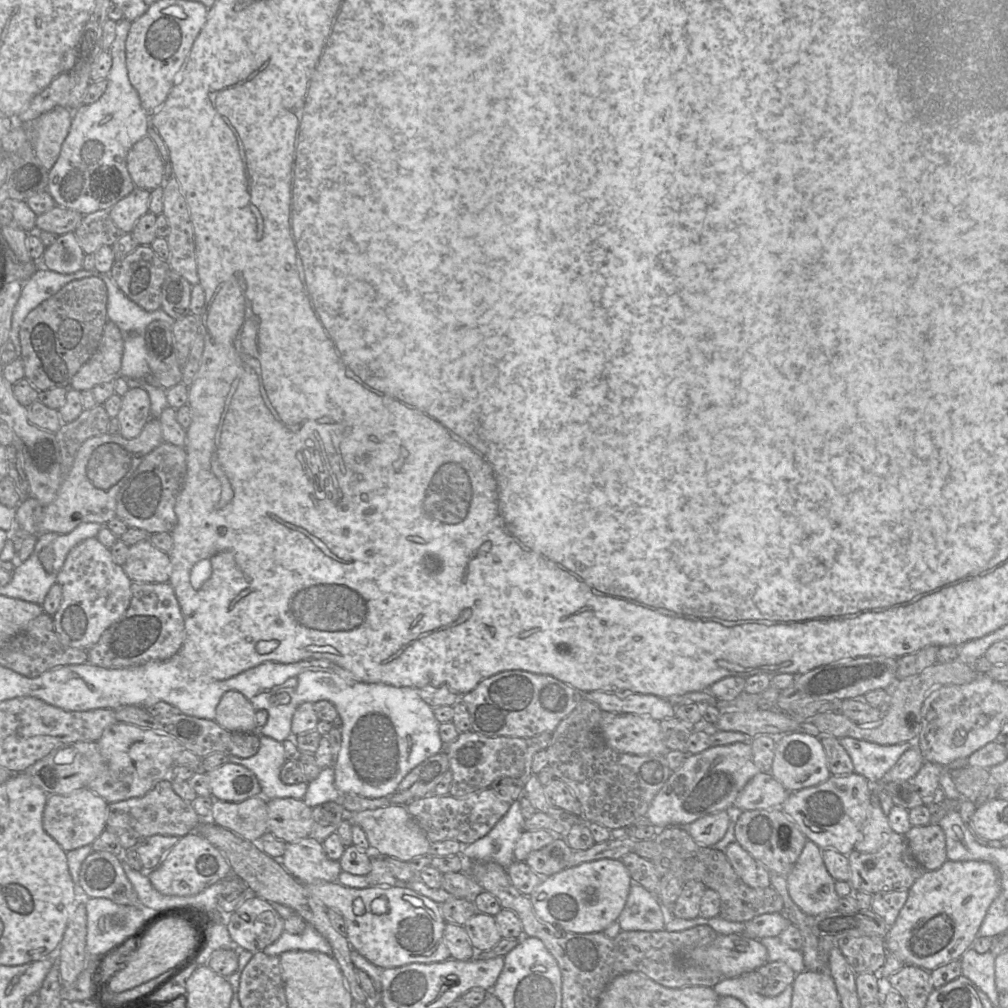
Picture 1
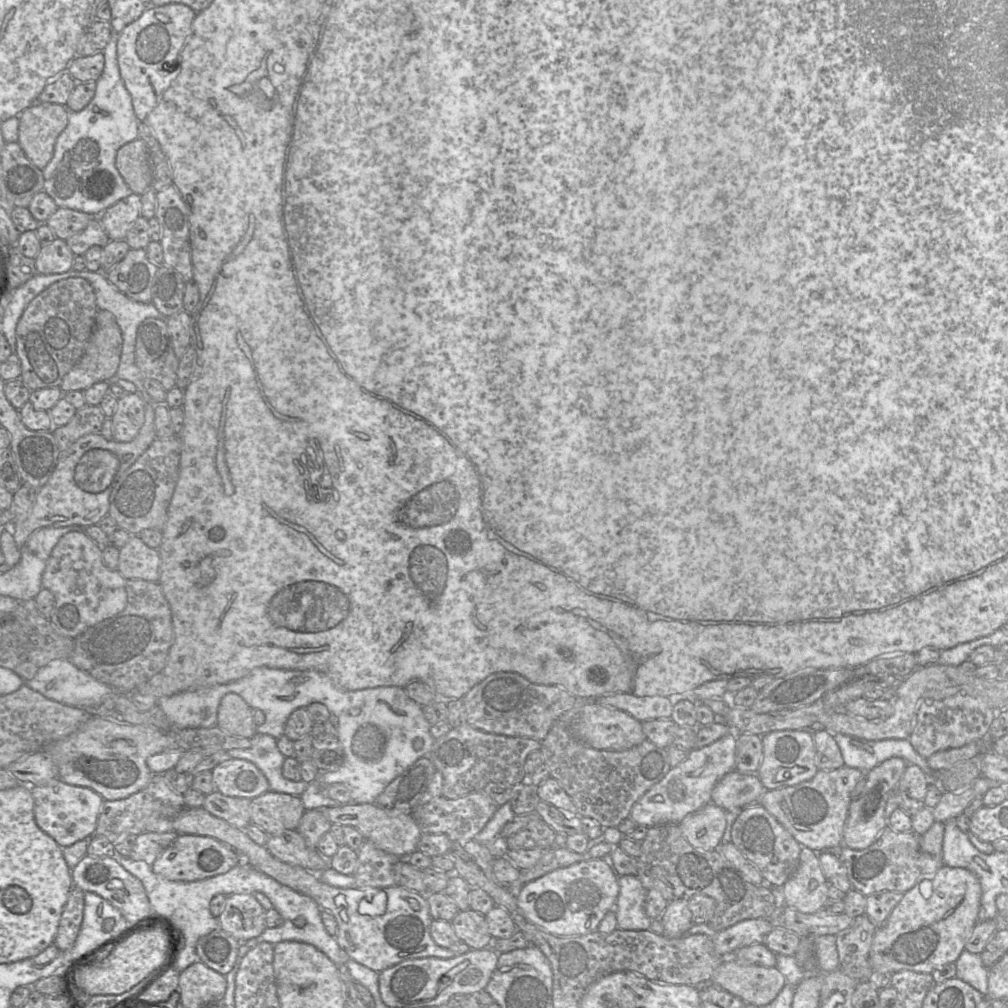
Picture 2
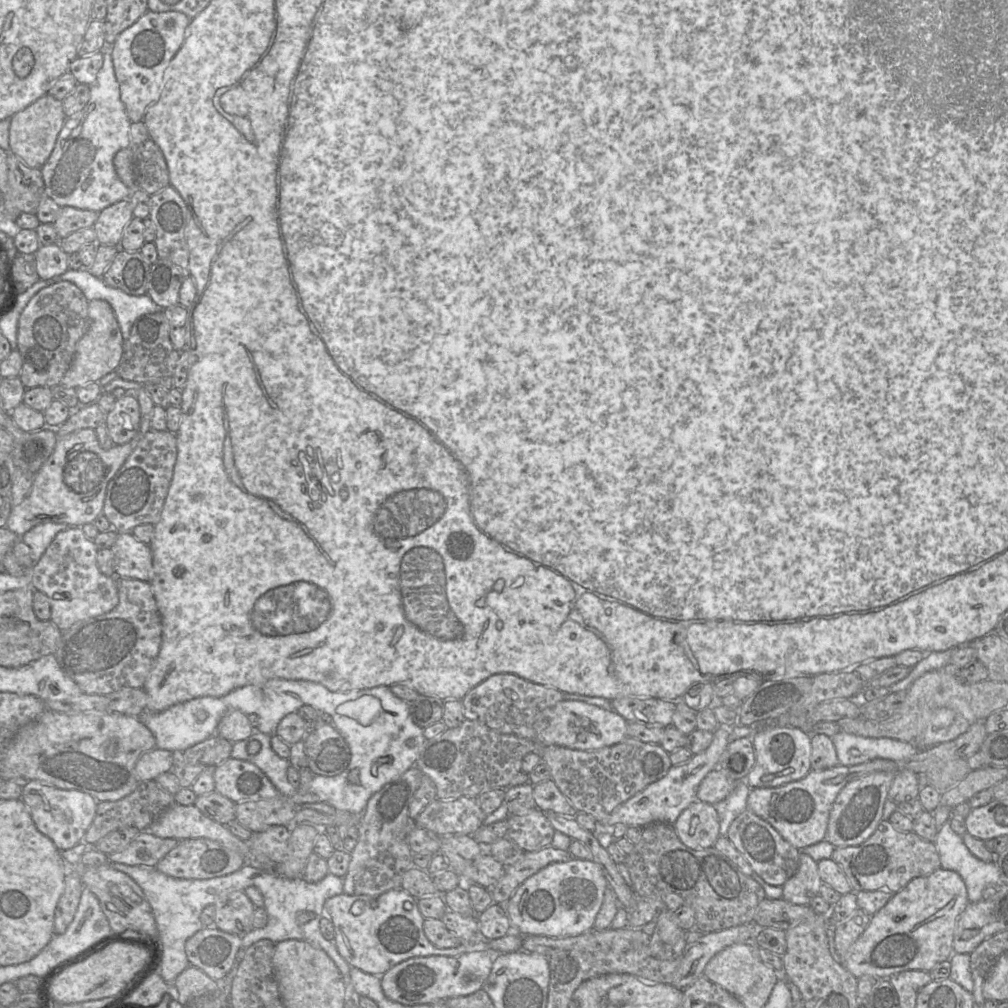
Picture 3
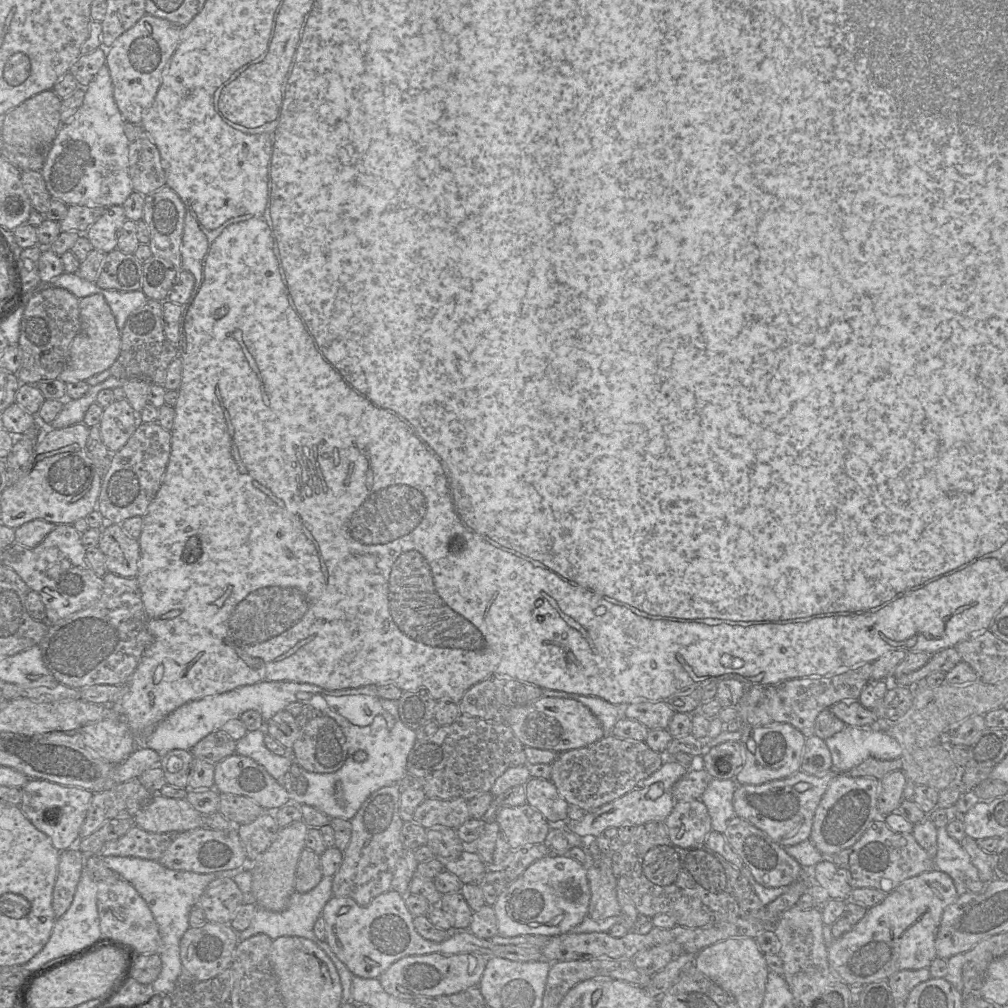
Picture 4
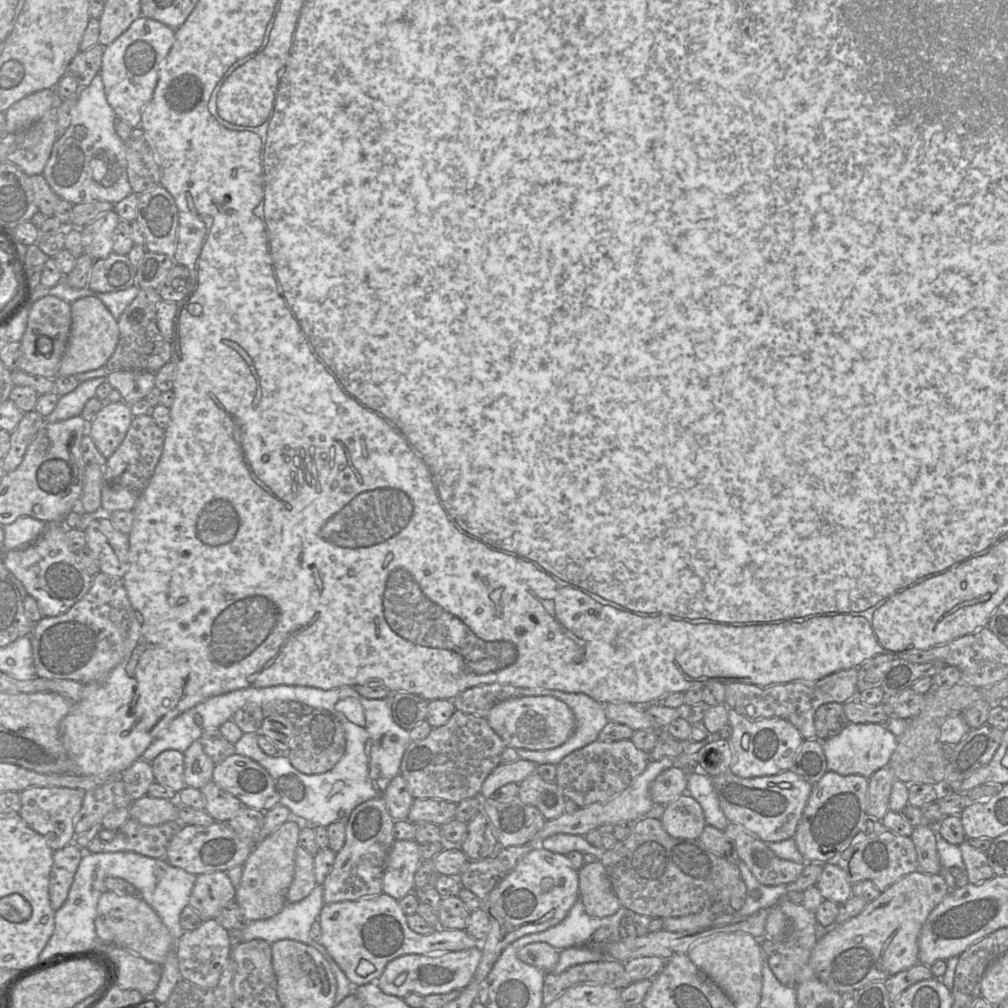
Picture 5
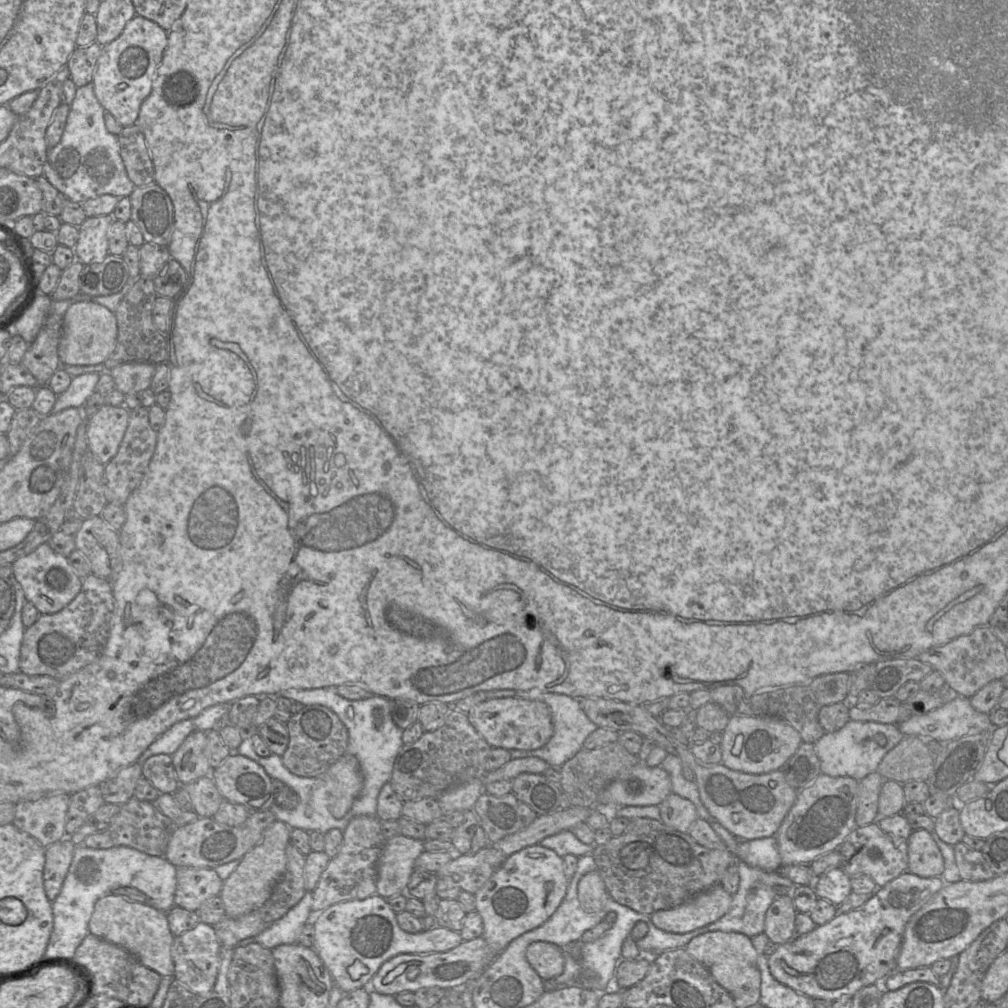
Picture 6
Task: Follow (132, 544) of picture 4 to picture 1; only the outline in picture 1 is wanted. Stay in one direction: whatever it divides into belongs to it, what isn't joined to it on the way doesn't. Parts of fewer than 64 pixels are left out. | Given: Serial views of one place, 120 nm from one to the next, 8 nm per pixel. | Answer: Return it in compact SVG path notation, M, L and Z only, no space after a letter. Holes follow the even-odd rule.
M149 539L129 547L125 564L126 575L137 583L166 583L170 579L170 556L156 548Z

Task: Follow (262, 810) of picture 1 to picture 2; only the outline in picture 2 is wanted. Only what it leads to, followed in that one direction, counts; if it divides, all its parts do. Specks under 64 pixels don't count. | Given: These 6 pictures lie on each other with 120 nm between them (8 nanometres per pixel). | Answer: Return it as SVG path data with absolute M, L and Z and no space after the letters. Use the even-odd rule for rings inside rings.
M213 792L205 796L202 808L237 829L244 829L251 824L250 799L228 797Z

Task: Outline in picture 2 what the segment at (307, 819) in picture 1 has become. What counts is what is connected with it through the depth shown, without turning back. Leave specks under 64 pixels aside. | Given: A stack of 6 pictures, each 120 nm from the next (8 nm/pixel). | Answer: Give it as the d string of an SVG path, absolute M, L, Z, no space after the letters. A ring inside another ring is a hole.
M268 791L251 800L251 824L269 836L276 836L286 830L296 830L305 811L299 797Z

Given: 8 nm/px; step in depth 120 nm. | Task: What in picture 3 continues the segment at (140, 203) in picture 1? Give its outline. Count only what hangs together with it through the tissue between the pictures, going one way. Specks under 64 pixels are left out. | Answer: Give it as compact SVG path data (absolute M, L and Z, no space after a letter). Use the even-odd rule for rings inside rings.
M129 199L118 201L100 211L93 225L97 245L119 246L124 229L132 218Z

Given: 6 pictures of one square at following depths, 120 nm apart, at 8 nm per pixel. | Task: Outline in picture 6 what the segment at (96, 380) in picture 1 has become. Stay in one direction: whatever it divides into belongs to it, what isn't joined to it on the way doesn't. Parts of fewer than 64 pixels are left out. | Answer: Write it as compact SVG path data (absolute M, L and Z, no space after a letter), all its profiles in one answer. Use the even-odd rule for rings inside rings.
M93 301L74 303L63 317L62 336L58 346L60 366L89 366L103 363L113 352L117 335L116 316L108 308Z

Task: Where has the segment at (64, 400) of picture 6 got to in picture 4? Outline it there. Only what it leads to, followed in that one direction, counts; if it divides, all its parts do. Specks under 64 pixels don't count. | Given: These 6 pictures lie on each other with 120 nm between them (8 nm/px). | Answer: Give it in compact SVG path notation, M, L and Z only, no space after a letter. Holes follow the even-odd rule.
M110 376L108 379L94 386L90 386L88 392L78 399L66 399L64 406L58 416L46 427L49 429L62 429L83 421L85 412L92 403L97 403L98 393L103 389L121 387L123 381L129 379L118 379Z

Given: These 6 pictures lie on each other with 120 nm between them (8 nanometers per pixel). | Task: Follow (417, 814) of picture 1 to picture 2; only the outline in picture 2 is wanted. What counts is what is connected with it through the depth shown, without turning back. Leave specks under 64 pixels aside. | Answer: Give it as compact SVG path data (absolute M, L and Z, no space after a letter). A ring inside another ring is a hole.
M473 792L457 799L443 796L418 804L411 815L422 834L444 834L451 842L473 840L493 817L499 806L484 792Z

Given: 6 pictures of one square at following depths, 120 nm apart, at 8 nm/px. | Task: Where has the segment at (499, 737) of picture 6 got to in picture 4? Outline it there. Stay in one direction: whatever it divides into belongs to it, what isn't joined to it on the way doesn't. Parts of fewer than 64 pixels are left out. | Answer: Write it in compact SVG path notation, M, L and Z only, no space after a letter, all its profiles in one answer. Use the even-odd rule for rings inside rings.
M541 697L512 708L506 715L508 724L525 747L565 752L593 744L605 736L599 719L577 700Z

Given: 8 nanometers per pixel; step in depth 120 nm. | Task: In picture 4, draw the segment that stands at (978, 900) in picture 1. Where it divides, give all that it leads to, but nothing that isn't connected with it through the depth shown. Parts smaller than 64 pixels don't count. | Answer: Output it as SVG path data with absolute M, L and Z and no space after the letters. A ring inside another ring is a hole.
M932 869L906 879L893 891L886 894L882 902L868 908L865 916L852 930L833 940L827 948L830 968L849 986L888 980L901 970L929 968L937 957L935 939L942 914L947 906L955 902L957 897L952 878L940 870Z

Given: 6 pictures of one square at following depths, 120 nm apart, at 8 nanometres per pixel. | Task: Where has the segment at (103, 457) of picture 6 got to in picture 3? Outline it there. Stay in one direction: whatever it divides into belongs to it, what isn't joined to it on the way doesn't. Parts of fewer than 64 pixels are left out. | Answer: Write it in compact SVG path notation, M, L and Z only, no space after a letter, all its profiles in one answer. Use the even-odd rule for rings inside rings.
M126 393L116 399L113 409L106 413L105 423L114 444L129 442L140 427L140 407L135 394Z

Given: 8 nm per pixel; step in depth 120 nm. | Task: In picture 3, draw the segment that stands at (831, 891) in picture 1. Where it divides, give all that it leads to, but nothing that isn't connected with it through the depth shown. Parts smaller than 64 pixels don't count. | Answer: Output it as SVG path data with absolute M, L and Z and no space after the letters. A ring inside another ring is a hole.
M801 852L797 872L782 886L782 899L795 905L810 905L811 900L819 895L821 884L818 863Z

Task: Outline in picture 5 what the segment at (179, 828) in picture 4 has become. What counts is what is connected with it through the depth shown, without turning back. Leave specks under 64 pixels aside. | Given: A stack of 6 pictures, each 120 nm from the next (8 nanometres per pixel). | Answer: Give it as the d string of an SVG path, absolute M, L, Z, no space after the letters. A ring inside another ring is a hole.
M146 795L131 803L129 815L131 819L145 826L178 821L178 802Z

